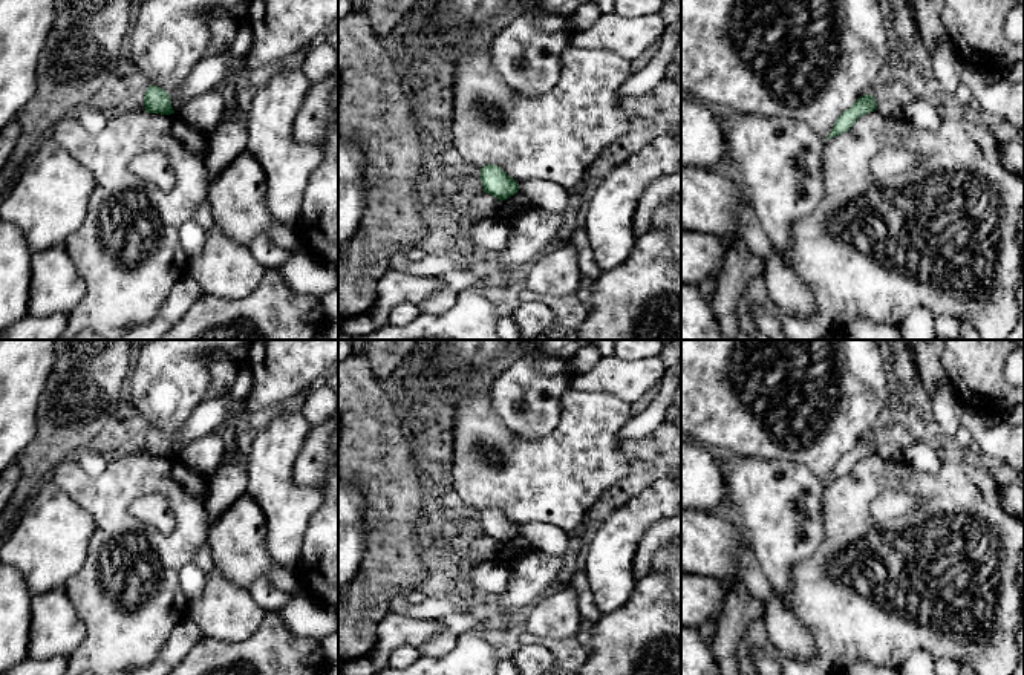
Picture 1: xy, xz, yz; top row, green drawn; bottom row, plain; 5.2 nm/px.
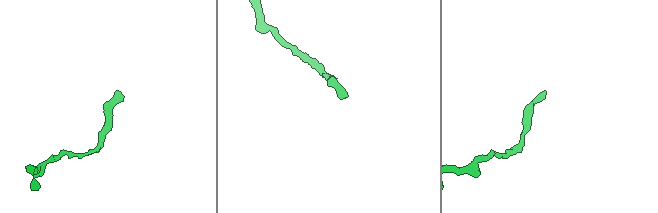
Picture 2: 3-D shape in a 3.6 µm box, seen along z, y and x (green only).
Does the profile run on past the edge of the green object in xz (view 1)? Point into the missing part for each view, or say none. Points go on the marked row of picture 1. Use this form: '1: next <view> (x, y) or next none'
1: next none

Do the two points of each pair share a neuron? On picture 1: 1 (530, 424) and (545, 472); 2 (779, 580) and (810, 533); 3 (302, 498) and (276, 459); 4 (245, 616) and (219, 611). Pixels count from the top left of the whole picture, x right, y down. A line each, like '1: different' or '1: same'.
1: different
2: same
3: same
4: same

